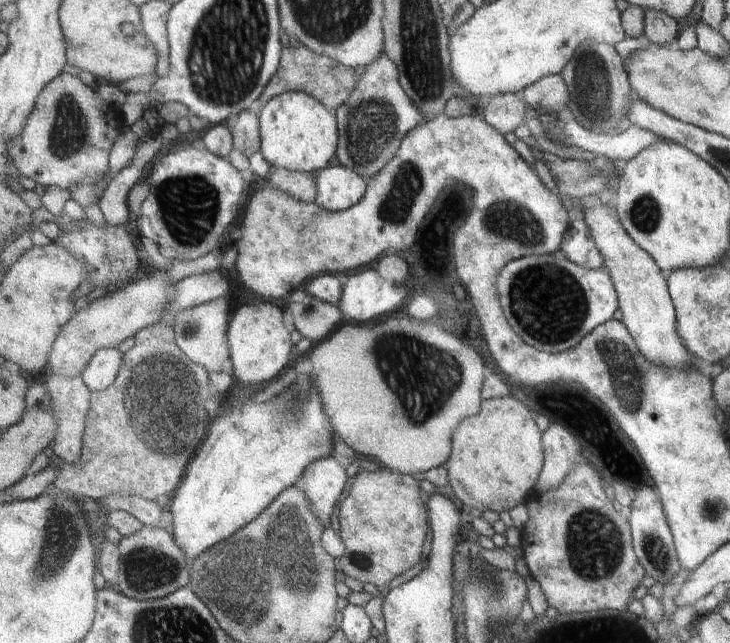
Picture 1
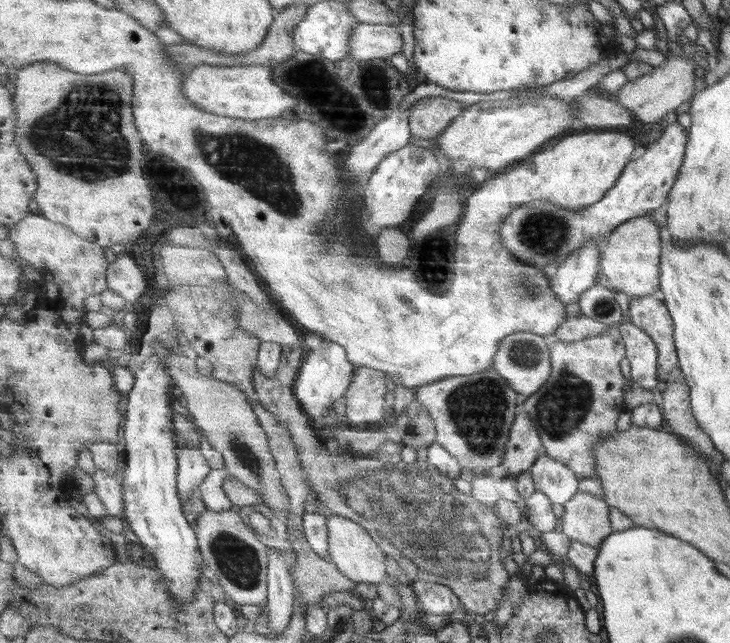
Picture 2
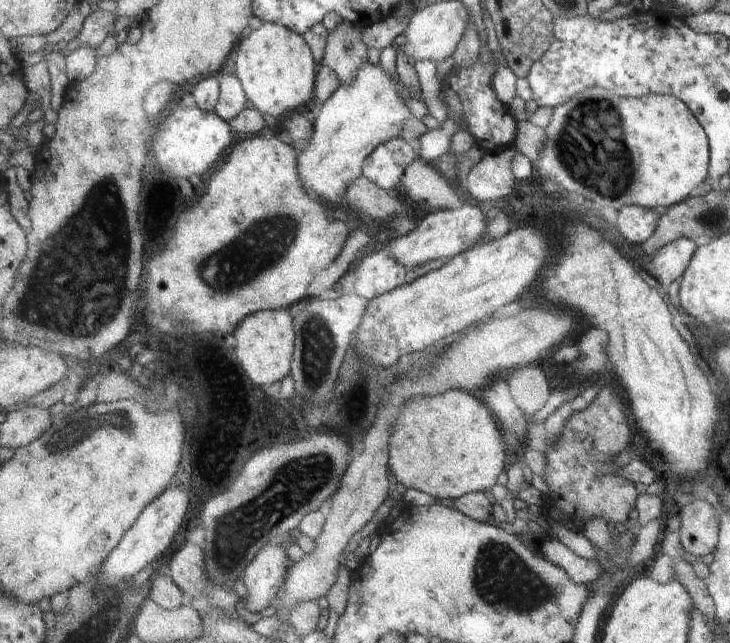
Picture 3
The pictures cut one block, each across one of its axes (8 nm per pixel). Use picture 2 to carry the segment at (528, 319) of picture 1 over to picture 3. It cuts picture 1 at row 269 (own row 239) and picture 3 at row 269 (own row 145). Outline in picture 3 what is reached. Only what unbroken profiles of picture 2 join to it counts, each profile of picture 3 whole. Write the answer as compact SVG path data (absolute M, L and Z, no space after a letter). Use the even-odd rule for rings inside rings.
M677 238L652 257L652 276L662 287L677 282L683 274L697 245L692 240Z

